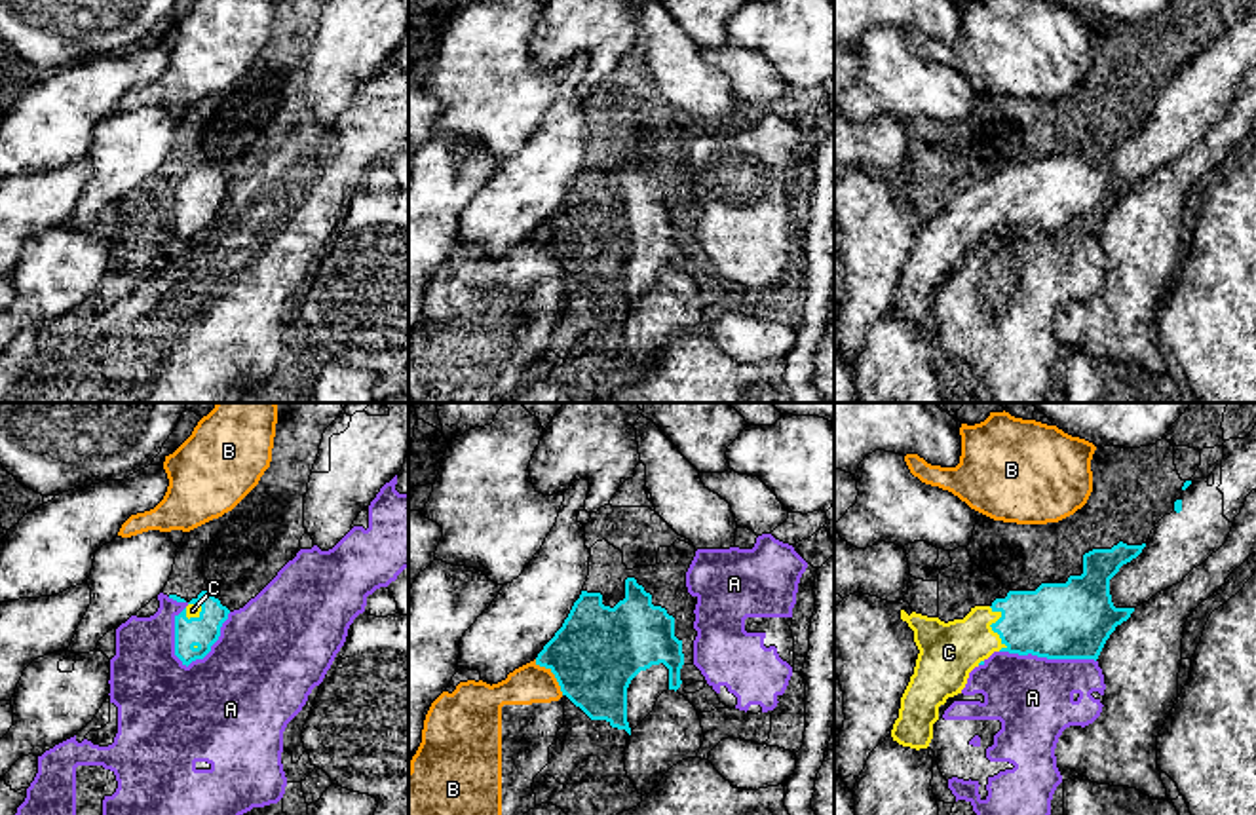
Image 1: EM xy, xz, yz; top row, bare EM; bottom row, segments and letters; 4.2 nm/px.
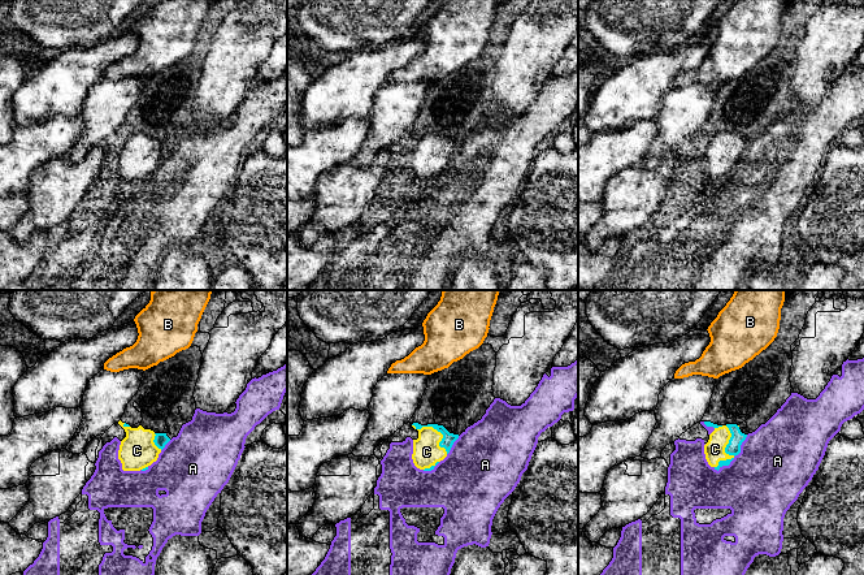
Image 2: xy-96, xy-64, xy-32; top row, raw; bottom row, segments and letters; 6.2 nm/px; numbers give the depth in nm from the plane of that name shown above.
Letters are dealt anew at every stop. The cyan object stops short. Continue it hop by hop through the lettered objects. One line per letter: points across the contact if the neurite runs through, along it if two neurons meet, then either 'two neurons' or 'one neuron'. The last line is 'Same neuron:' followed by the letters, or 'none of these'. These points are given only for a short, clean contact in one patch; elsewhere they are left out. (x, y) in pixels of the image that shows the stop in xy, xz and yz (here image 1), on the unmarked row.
A: two neurons
B: two neurons
C: way yz (1049, 196), (990, 200), (949, 227); one neuron
Same neuron: C

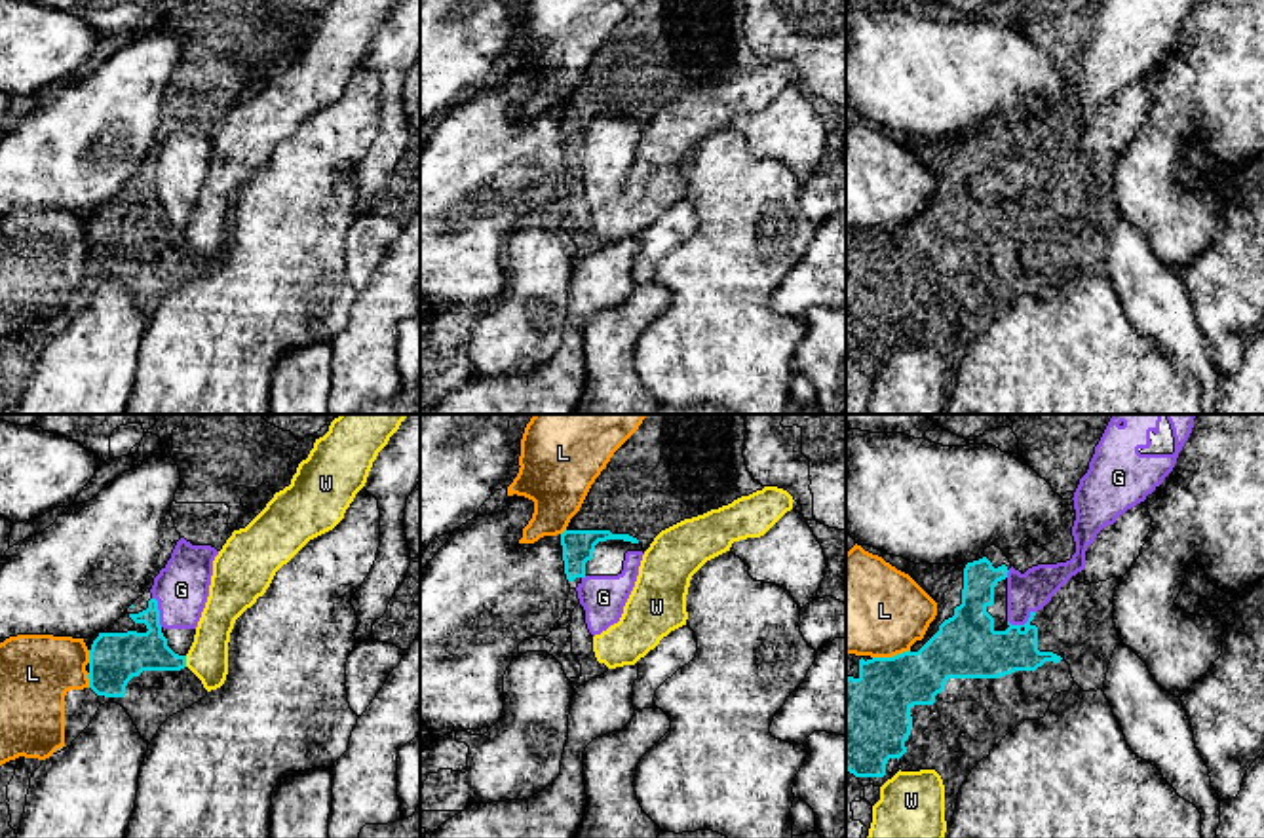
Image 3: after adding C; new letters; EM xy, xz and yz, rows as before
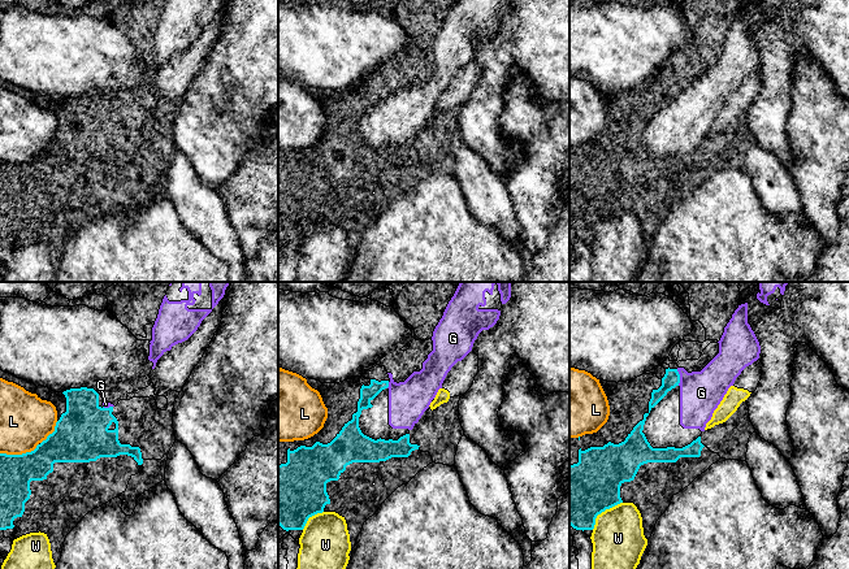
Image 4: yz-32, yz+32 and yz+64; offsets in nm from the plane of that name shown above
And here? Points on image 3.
G: way yz (966, 219), (1000, 219), (1021, 200), (1021, 179), (1031, 166); one neuron
L: two neurons
W: two neurons
Same neuron: G

